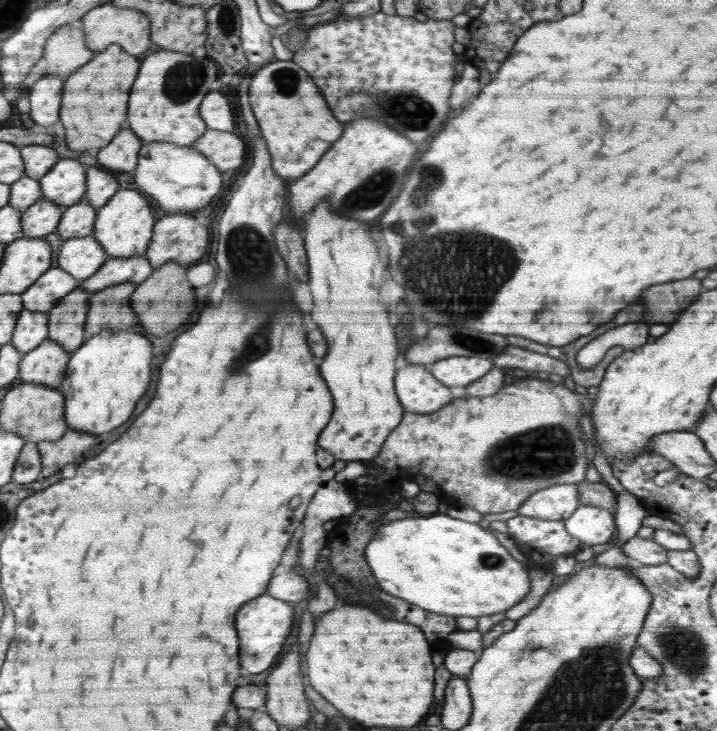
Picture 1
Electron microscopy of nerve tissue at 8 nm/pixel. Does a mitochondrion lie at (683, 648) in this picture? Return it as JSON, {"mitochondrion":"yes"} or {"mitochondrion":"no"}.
{"mitochondrion":"yes"}

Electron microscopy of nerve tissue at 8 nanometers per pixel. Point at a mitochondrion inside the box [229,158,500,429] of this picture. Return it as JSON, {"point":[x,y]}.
{"point":[373,189]}

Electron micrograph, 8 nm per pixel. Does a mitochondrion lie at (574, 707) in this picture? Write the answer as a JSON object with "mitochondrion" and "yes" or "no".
{"mitochondrion":"yes"}

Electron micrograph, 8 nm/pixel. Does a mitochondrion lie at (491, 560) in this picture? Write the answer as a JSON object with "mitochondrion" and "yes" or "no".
{"mitochondrion":"yes"}

